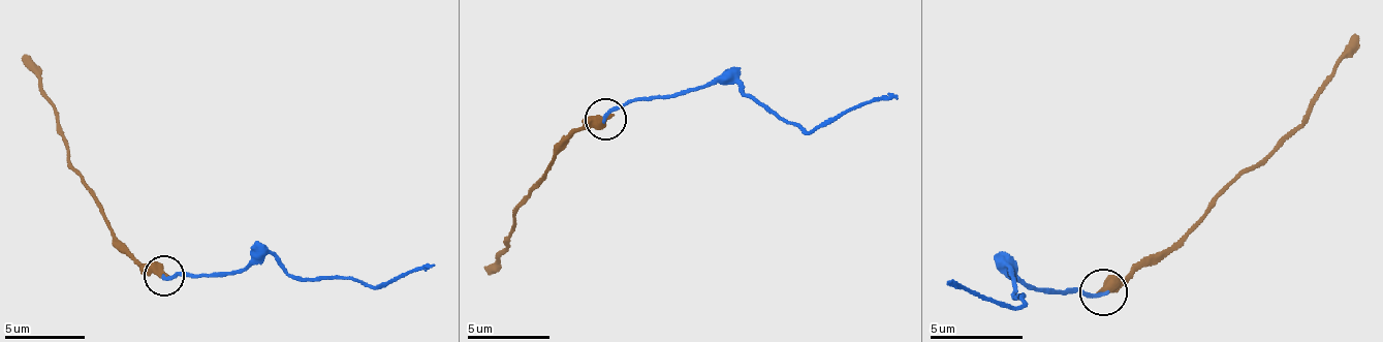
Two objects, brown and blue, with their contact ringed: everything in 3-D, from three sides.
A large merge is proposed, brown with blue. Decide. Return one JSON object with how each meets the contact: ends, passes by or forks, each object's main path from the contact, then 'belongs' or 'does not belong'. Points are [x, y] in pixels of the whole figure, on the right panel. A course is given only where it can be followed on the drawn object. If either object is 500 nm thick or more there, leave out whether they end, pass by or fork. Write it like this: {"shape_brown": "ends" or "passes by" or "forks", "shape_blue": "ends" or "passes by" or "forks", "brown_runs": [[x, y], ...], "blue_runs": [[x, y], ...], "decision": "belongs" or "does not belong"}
{"brown_runs": [[1102, 293], [1194, 227], [1219, 189], [1302, 119], [1315, 91], [1355, 34]], "blue_runs": [[1102, 293], [1048, 294], [1012, 267], [1015, 294], [1022, 296], [1018, 305], [946, 282]], "decision": "does not belong"}

